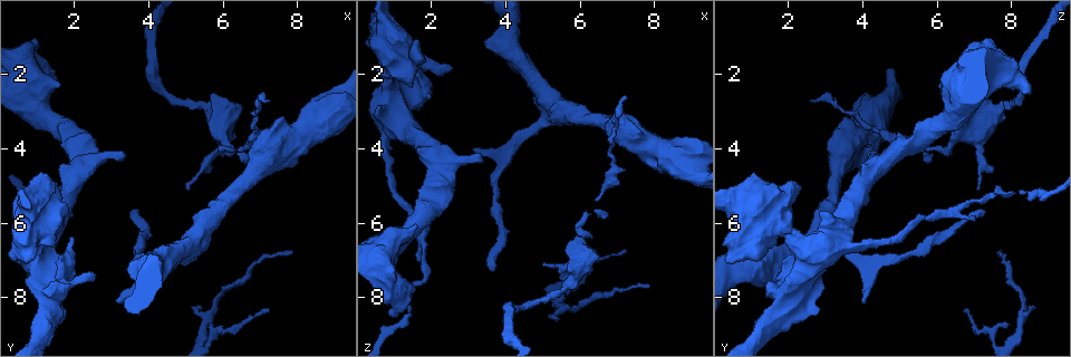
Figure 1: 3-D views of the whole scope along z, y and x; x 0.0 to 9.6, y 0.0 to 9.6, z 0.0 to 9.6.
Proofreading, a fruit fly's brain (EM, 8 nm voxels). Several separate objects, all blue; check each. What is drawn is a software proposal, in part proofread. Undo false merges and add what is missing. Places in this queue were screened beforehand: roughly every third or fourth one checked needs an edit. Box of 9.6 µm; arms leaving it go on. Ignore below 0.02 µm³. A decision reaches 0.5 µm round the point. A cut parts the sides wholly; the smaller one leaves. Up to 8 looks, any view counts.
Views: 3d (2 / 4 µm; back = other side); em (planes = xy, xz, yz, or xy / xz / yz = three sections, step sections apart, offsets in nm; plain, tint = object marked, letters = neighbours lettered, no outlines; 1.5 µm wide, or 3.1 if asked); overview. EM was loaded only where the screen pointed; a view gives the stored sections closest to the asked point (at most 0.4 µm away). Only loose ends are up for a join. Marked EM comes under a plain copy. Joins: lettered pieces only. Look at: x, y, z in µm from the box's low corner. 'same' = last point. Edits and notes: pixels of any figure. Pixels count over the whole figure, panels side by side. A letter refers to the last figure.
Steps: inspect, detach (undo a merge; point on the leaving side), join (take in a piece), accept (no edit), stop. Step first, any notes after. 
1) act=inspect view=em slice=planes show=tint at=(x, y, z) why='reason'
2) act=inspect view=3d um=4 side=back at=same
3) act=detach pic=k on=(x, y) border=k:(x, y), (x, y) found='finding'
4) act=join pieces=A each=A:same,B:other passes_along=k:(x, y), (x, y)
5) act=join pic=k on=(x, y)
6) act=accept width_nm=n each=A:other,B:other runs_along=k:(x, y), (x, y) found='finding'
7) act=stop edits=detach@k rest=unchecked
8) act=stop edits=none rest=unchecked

act=inspect view=em slice=planes show=letters at=(1.05, 1.25, 7.55) why='an open end'

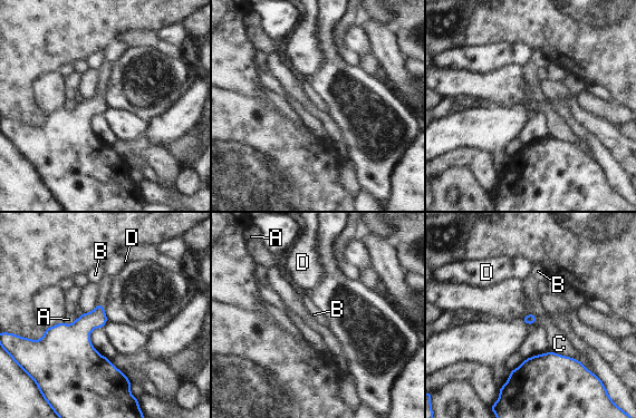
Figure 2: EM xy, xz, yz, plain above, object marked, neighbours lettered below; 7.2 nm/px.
act=accept longest_contact=C:260nm each=A:other,B:other,C:other,D:other found='none of them fits'

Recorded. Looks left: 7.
act=inspect view=3d um=4 at=(3.55, 5.65, 7.30) why='end of a long branch'

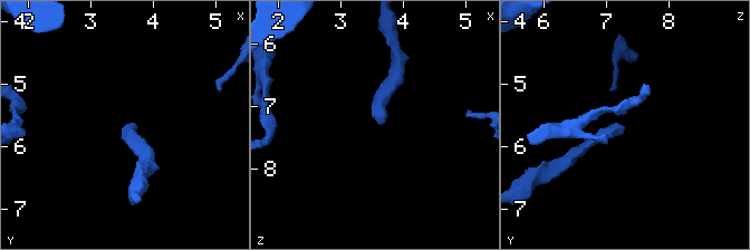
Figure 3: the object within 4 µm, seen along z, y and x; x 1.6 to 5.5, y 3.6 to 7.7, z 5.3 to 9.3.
act=inspect view=em slice=xy step=4 show=tint at=(3.55, 5.70, 7.30) why='now the EM'

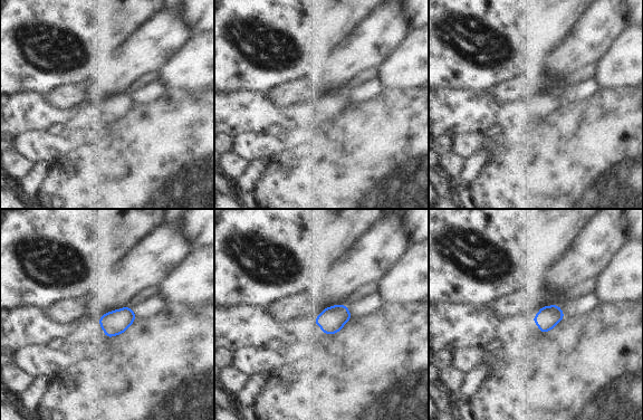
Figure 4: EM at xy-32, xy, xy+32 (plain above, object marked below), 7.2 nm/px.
act=inspect view=em slice=planes show=letters at=same

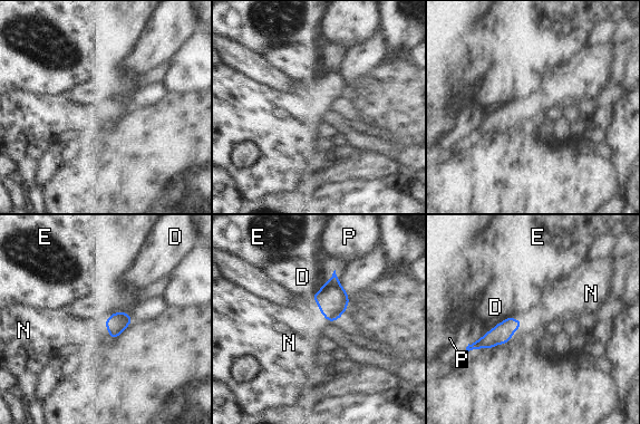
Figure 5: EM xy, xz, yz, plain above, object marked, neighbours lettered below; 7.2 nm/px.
act=join pieces=N width_nm=100 each=D:other,E:other,N:same,P:other passes_along=5:(501, 334), (514, 331), (548, 323) found='it goes on there'

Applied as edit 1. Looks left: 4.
act=inspect view=em slice=yz step=4 show=tint at=(1.65, 2.30, 6.00) why='an open end'

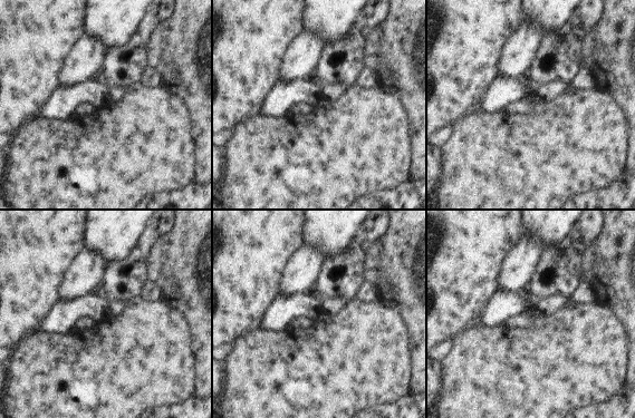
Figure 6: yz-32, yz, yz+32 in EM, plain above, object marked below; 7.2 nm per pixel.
act=inspect view=em slice=planes show=letters at=same why='cut it another way'

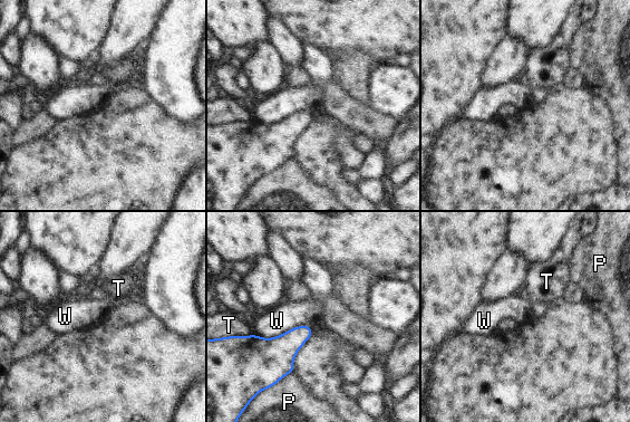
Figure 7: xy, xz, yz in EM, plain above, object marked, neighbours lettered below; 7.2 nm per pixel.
act=accept each=P:other,T:other,W:other found='none of them fits'

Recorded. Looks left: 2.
act=stop edits=join@5 rest=unchecked

